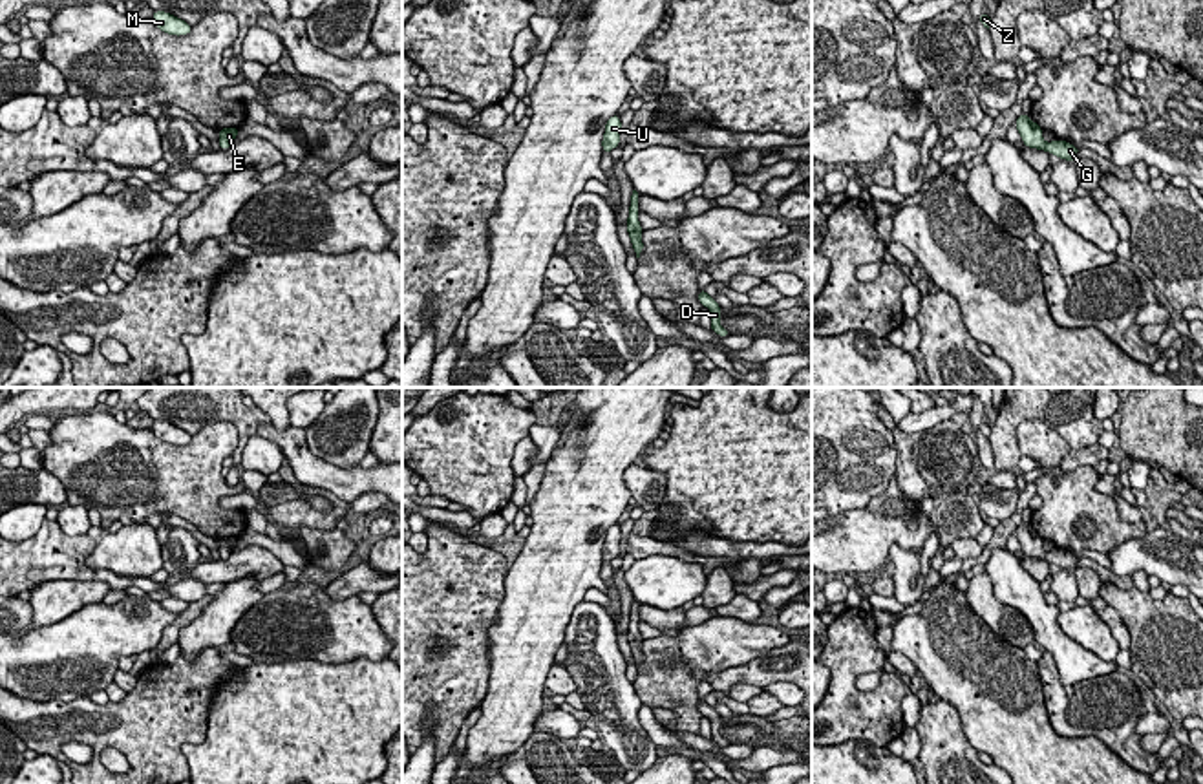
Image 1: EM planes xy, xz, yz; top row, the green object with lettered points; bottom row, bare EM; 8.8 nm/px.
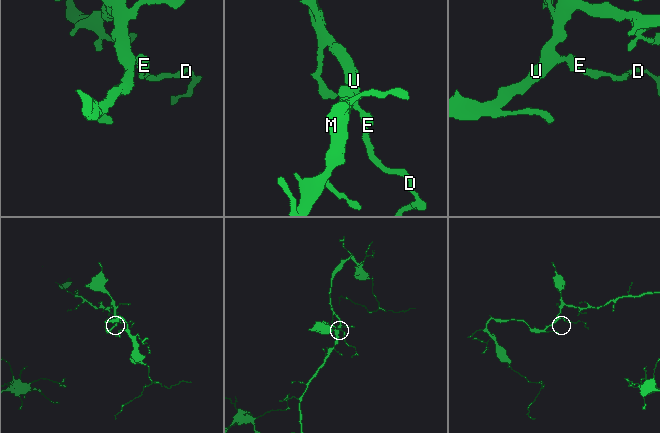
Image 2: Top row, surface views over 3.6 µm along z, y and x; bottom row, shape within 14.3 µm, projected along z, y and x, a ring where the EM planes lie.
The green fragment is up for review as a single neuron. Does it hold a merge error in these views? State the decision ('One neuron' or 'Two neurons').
One neuron

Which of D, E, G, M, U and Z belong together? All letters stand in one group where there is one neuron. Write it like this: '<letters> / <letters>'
D E G M U Z

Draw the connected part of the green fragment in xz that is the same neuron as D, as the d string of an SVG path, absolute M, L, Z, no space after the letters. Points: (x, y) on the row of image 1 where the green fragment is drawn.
M698 291L698 302L709 309L711 313L711 331L717 333L719 336L729 336L729 331L726 331L722 325L720 325L720 305L706 292L706 291Z

